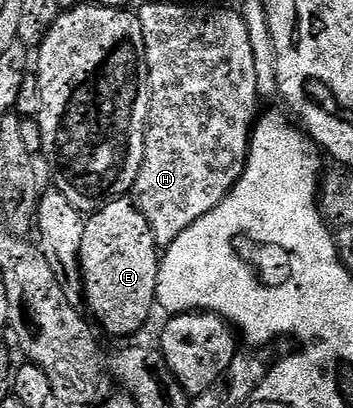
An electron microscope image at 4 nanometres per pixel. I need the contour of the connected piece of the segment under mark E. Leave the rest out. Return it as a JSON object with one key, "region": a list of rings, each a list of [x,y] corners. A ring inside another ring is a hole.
{"region":[[[128,196],[115,197],[112,201],[106,201],[100,209],[88,214],[85,230],[83,231],[83,243],[81,244],[81,288],[83,290],[83,301],[93,312],[92,320],[98,326],[102,325],[113,337],[129,337],[132,333],[137,333],[149,321],[153,309],[157,305],[157,280],[159,279],[159,267],[161,266],[161,257],[155,243],[155,235],[151,235],[151,227],[147,227],[147,219],[143,219],[143,211],[137,209],[136,204]]]}

